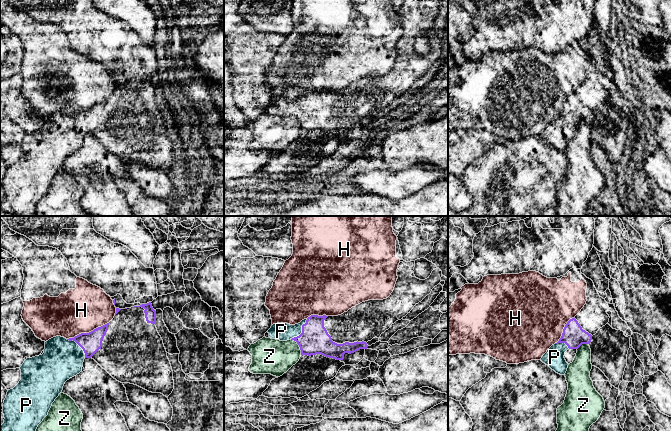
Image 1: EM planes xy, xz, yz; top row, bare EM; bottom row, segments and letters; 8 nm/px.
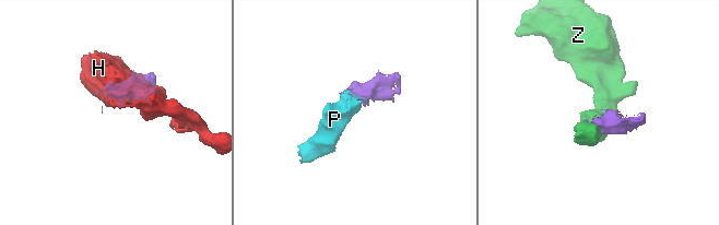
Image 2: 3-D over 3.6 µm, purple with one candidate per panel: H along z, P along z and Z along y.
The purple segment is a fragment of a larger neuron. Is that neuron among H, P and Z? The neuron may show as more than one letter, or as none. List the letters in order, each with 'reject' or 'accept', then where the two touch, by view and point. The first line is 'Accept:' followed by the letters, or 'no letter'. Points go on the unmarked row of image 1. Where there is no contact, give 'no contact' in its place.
Accept: P
H: reject | xy (89, 108)
P: accept | xz (302, 107)
Z: reject | xz (298, 120)

